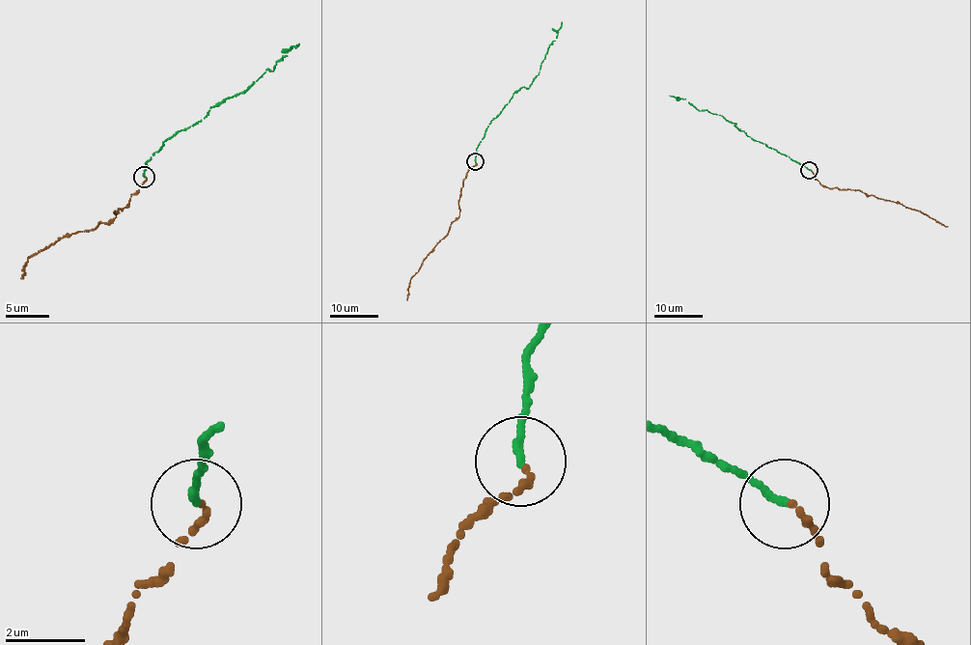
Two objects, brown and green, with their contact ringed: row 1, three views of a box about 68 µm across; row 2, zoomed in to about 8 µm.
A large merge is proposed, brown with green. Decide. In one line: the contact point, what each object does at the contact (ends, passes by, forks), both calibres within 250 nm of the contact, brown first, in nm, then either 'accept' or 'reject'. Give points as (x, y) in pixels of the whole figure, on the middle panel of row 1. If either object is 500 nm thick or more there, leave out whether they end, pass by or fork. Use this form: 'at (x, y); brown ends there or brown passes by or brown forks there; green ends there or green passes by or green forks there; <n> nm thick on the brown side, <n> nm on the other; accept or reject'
at (475, 161); brown ends there; green ends there; 180 nm thick on the brown side, 200 nm on the other; accept

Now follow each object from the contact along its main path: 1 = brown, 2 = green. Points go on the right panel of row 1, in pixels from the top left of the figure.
1: (810, 170), (818, 181), (828, 188), (859, 189), (898, 202), (948, 226)
2: (809, 170), (749, 137), (721, 115), (698, 110), (685, 99), (669, 96)

